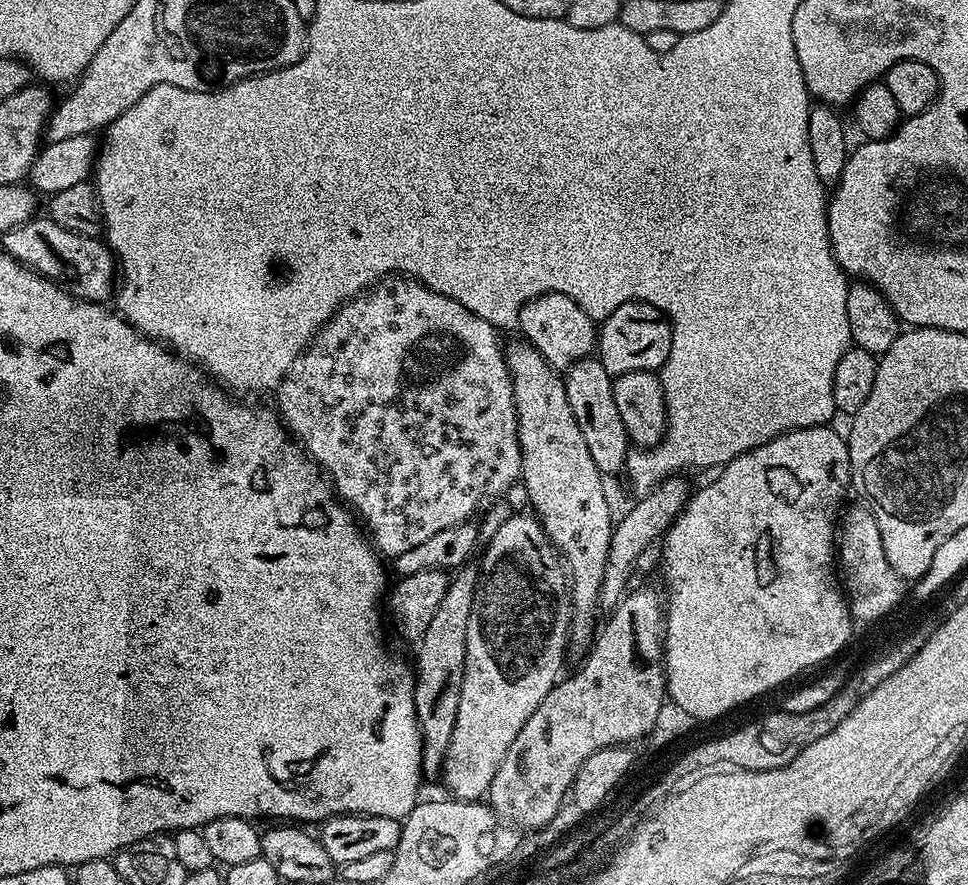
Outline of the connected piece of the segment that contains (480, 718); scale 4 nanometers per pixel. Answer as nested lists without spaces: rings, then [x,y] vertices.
[[[527,514],[528,516],[512,516],[509,520],[504,520],[496,528],[496,533],[488,540],[488,549],[484,552],[484,557],[478,560],[478,575],[476,578],[476,589],[474,590],[474,606],[470,606],[470,622],[466,622],[466,662],[464,663],[464,673],[462,674],[462,694],[458,698],[458,718],[454,718],[454,734],[450,734],[450,744],[446,750],[446,758],[442,769],[442,781],[448,787],[447,795],[457,800],[470,800],[473,802],[479,801],[485,795],[490,786],[490,782],[494,782],[494,774],[498,774],[498,766],[502,766],[502,758],[506,758],[506,750],[510,750],[510,742],[514,742],[514,738],[518,738],[518,730],[522,730],[522,726],[526,726],[526,718],[530,718],[530,714],[534,714],[534,710],[538,710],[538,705],[541,704],[542,698],[546,698],[546,694],[550,694],[550,690],[561,679],[560,667],[564,664],[564,648],[566,652],[567,644],[570,640],[570,625],[572,622],[572,602],[570,599],[570,581],[566,575],[566,569],[556,551],[552,547],[552,543],[548,540],[548,535],[544,532],[544,527],[535,515]]]

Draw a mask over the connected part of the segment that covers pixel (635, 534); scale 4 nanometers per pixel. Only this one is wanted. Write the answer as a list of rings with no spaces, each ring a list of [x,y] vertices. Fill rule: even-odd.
[[[673,474],[667,480],[661,480],[651,489],[650,494],[644,494],[640,501],[625,514],[619,517],[618,523],[612,529],[610,538],[610,554],[606,558],[606,570],[600,587],[599,607],[611,610],[619,604],[620,599],[629,591],[628,579],[632,576],[632,567],[640,560],[640,555],[667,531],[676,515],[682,511],[690,495],[690,488],[680,481],[679,475]]]

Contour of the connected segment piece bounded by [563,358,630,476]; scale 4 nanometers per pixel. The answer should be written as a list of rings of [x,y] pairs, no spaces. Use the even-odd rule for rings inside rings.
[[[599,358],[578,361],[567,369],[563,377],[566,398],[570,402],[570,410],[574,410],[574,422],[578,422],[578,430],[582,430],[582,439],[590,450],[590,458],[594,458],[598,470],[606,476],[614,473],[616,468],[623,469],[630,456],[627,430],[614,404],[613,381],[613,376],[608,373],[606,366],[602,366]]]

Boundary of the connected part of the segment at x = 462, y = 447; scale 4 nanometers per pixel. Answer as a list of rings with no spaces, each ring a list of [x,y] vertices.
[[[393,274],[377,280],[371,288],[365,288],[360,295],[347,300],[312,337],[303,356],[292,365],[279,388],[275,389],[275,407],[285,429],[295,437],[299,447],[323,469],[343,503],[354,509],[381,557],[395,558],[442,530],[467,525],[471,521],[468,519],[483,506],[484,500],[502,495],[512,483],[520,480],[522,454],[518,442],[516,407],[513,404],[512,376],[508,373],[504,348],[496,336],[499,336],[498,329],[493,324],[486,322],[486,318],[478,318],[478,314],[466,310],[466,306],[462,306],[454,298],[446,298],[430,290],[411,276]]]

